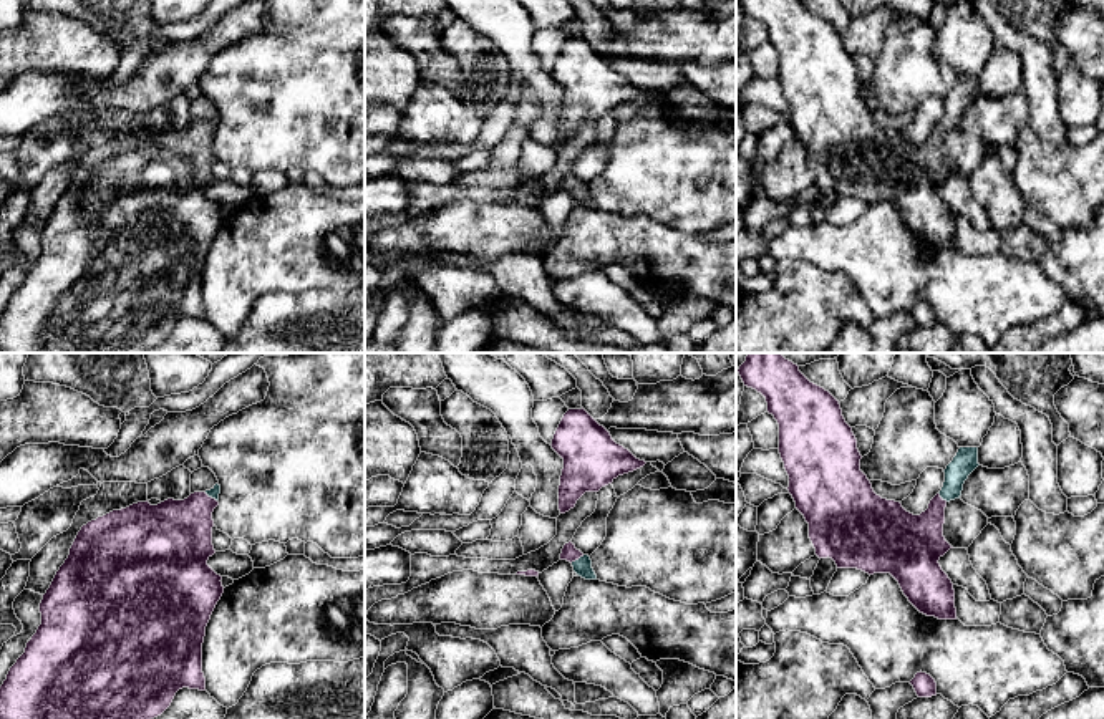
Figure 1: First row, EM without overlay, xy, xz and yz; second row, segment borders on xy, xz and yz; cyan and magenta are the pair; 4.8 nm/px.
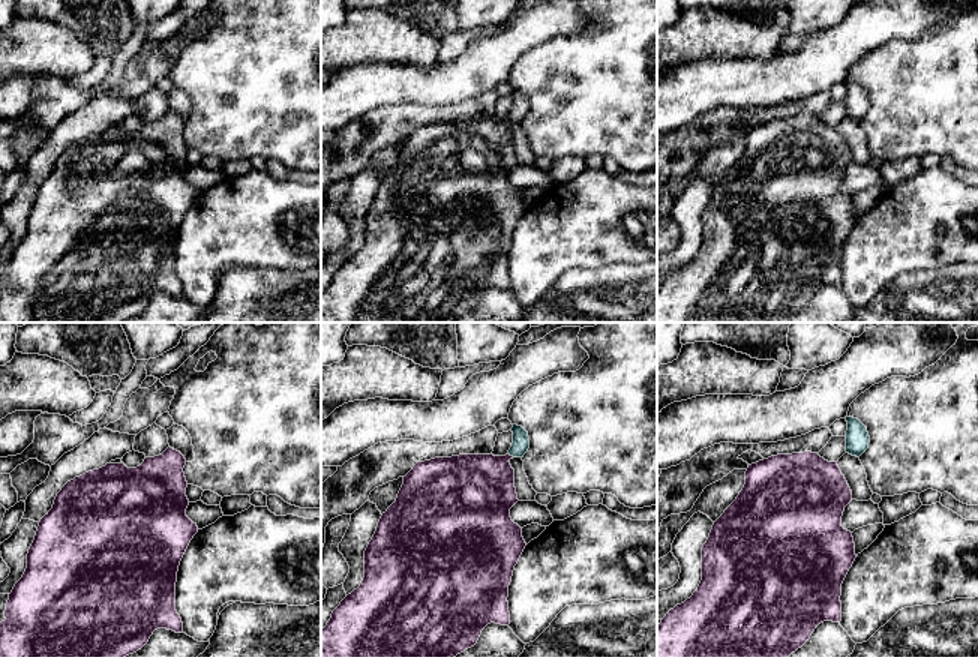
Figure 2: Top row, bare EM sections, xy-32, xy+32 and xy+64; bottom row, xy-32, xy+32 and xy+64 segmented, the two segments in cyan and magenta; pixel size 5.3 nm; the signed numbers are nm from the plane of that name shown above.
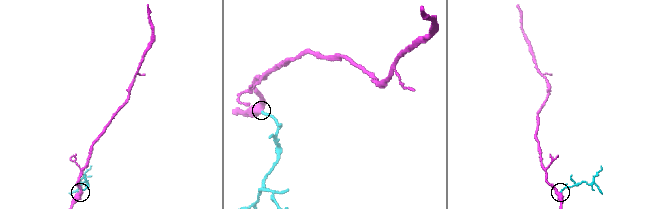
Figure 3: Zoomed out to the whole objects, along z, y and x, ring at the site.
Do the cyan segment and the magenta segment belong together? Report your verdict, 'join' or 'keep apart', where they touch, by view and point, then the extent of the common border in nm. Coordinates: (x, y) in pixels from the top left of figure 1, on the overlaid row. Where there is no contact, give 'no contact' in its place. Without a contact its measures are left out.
join | xz (579, 559) | 80 nm

